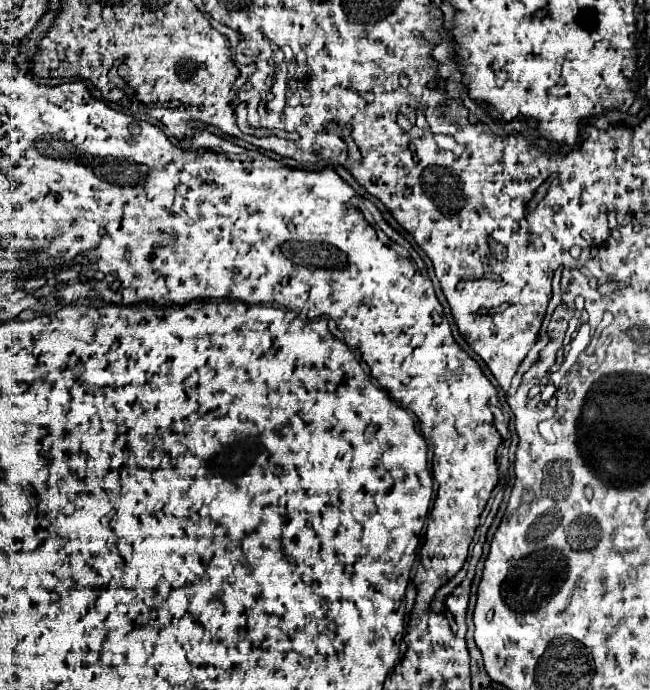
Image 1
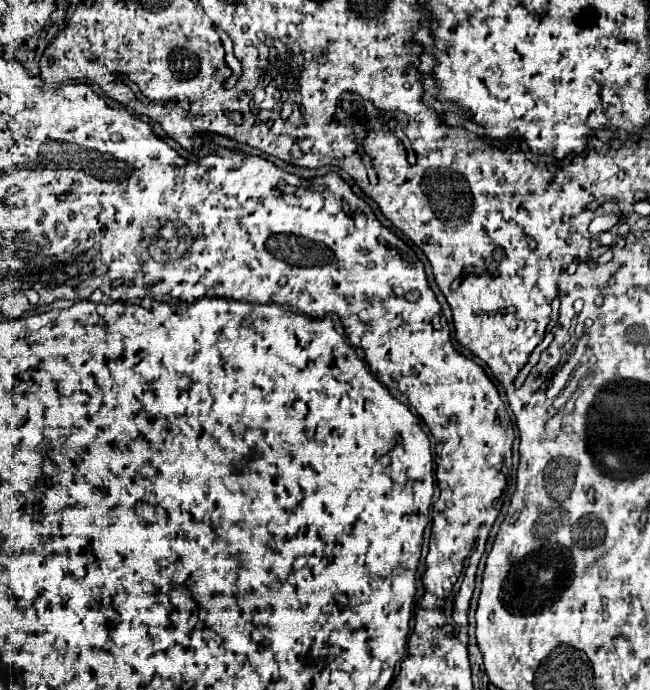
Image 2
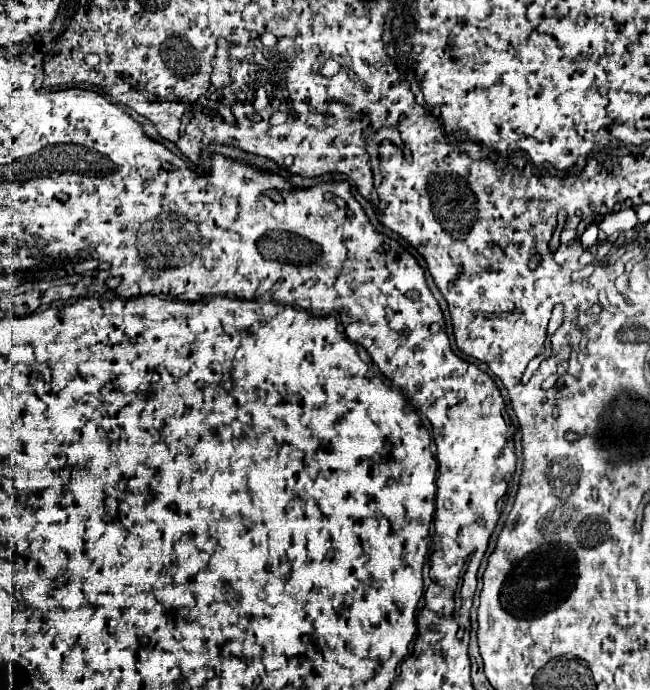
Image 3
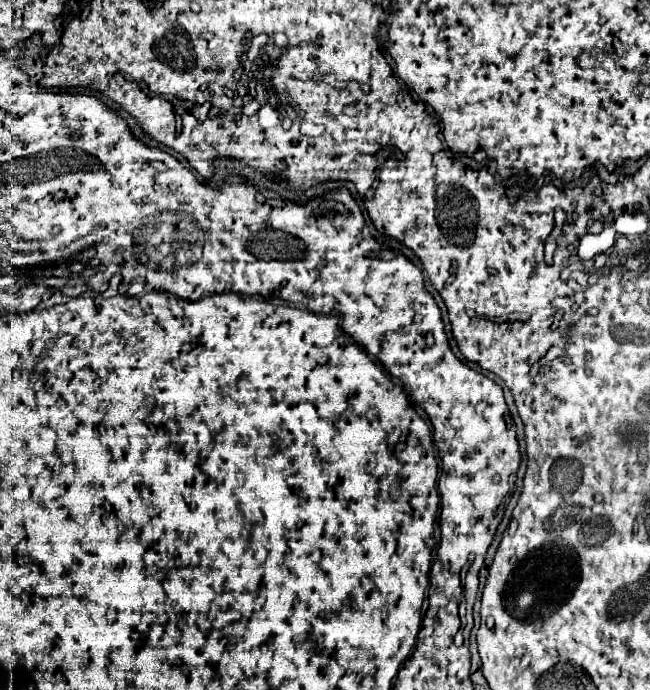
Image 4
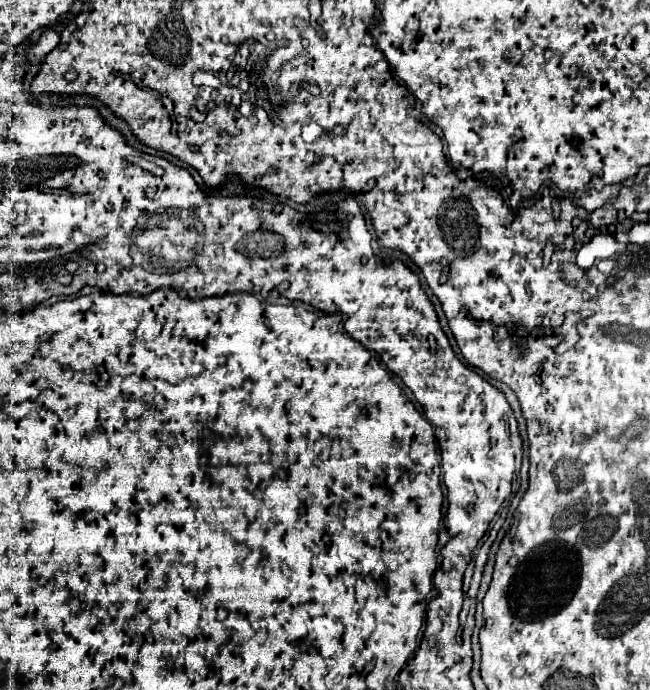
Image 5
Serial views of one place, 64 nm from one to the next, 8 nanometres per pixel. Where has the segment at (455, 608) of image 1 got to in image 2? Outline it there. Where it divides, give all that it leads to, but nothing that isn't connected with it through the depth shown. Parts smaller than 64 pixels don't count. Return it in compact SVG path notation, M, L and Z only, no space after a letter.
M464 580L462 584L464 588L458 592L454 604L456 604L456 612L464 612L464 624L468 624L468 606L470 606L470 596L472 596L472 590L474 590L474 580Z

